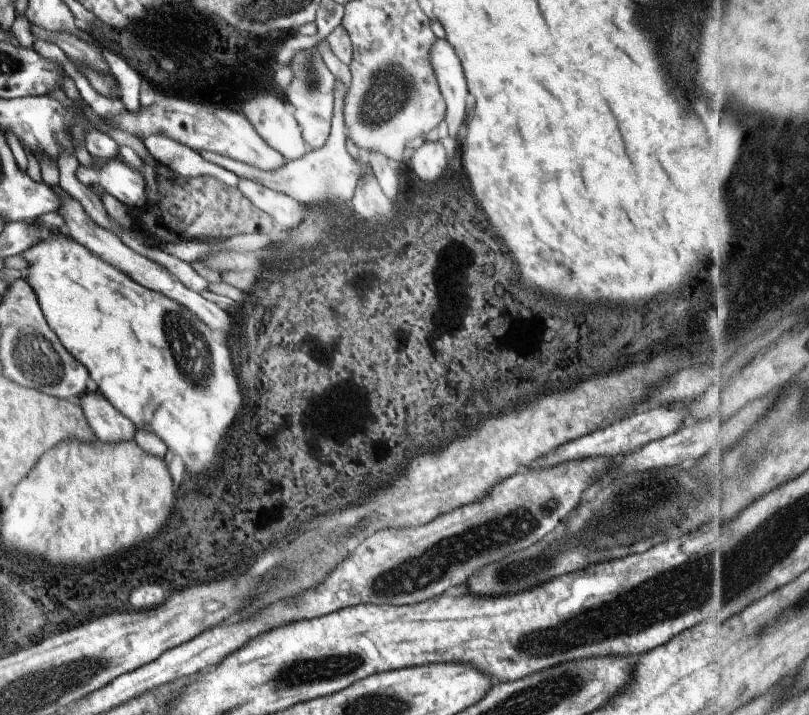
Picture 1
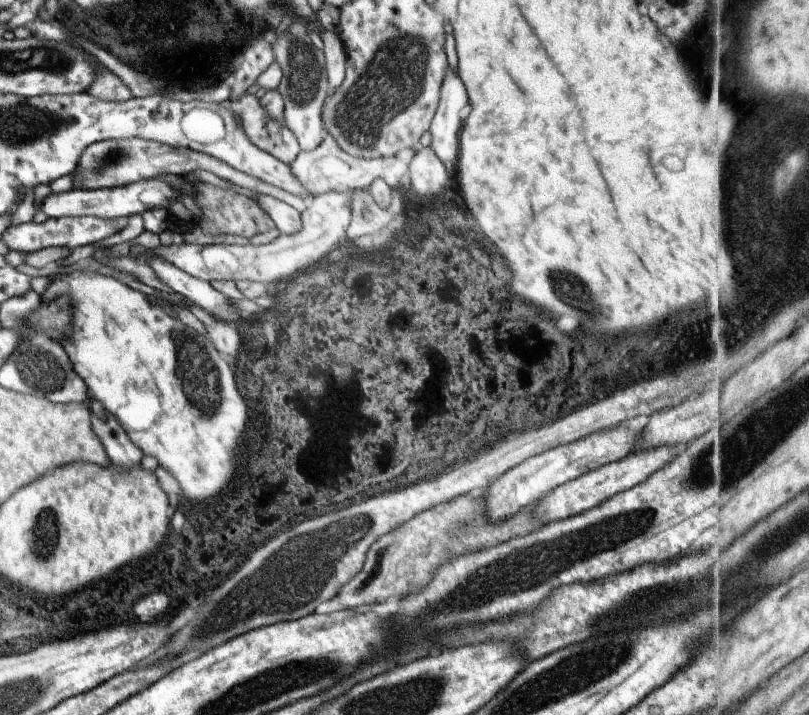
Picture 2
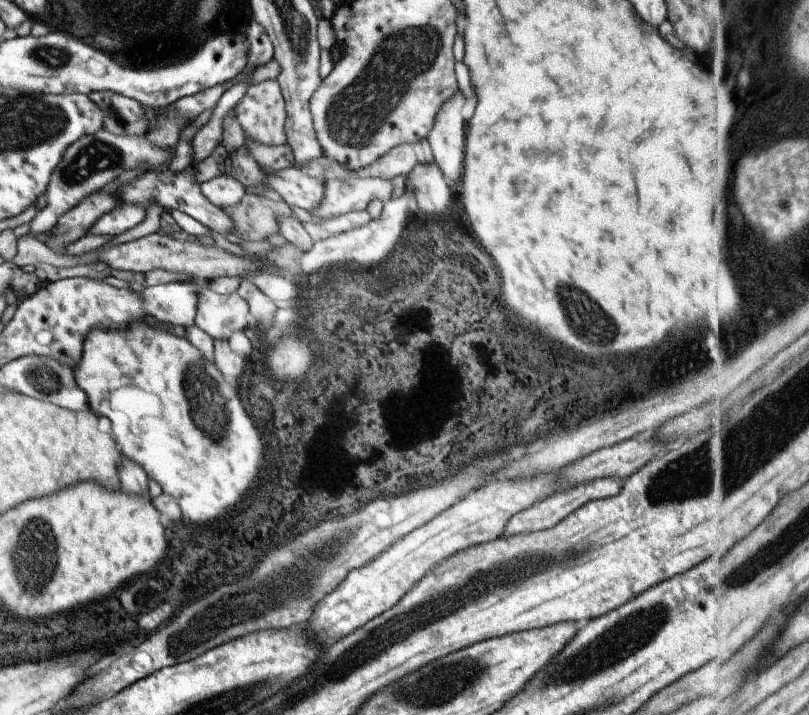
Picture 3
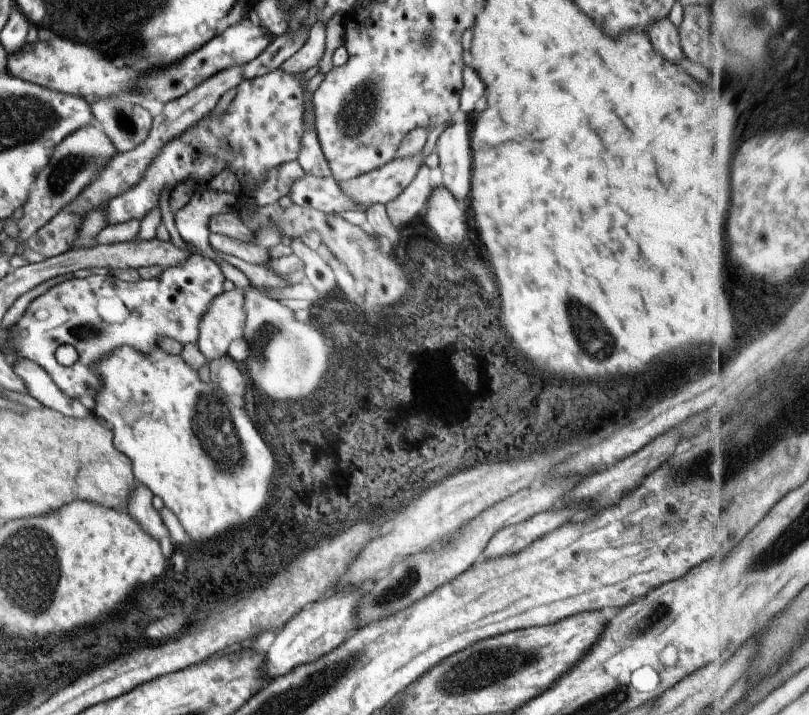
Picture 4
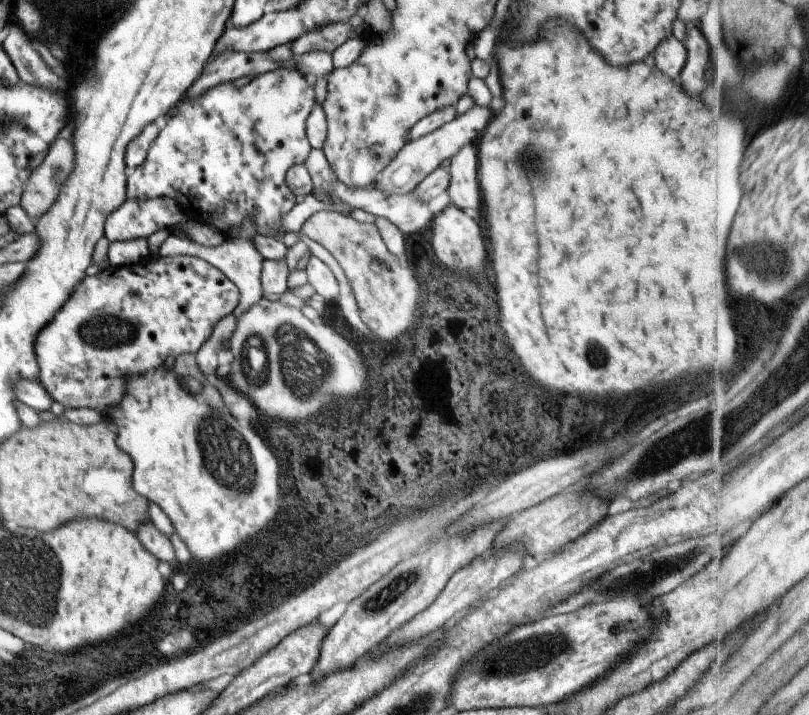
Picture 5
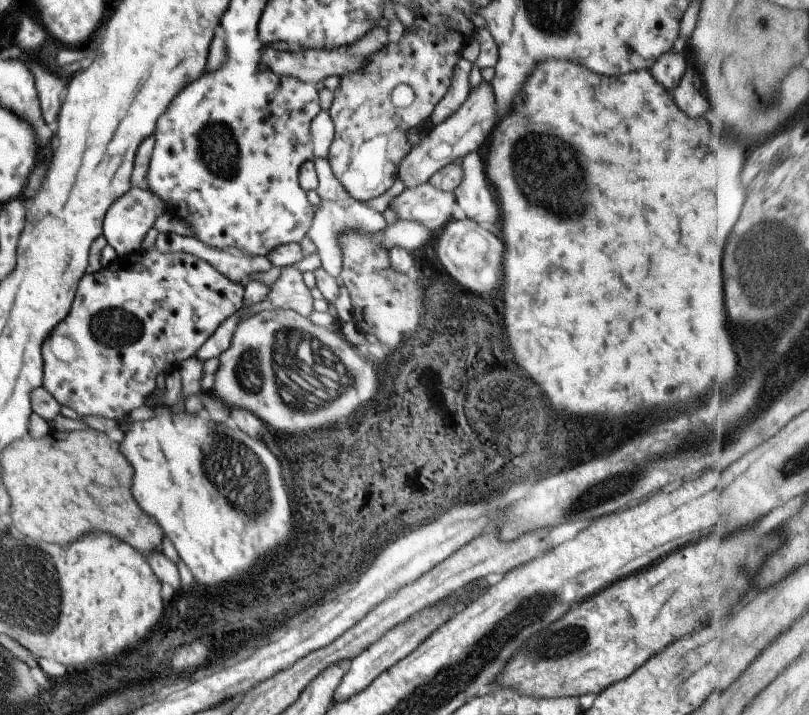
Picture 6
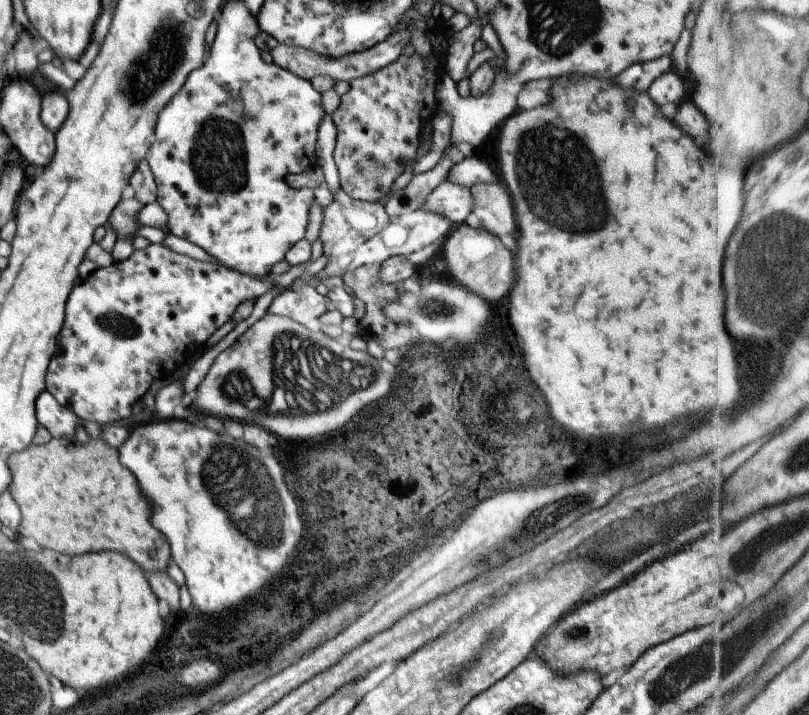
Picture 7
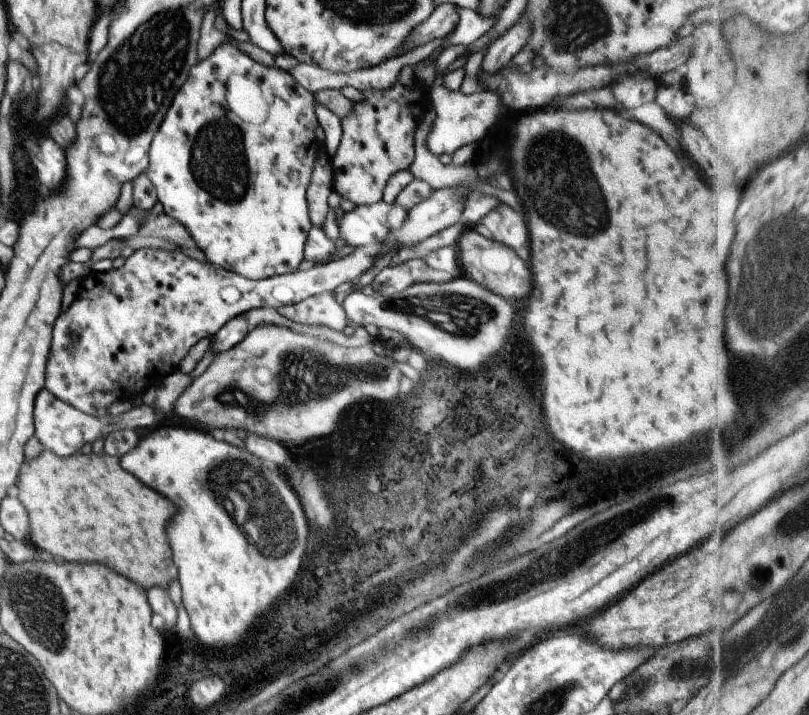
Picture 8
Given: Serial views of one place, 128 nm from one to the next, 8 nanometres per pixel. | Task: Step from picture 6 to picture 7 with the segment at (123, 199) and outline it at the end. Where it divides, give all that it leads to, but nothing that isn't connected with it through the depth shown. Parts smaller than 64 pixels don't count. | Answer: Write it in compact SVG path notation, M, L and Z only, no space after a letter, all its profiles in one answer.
M135 197L122 200L110 214L109 224L116 236L115 246L112 250L114 261L126 260L134 254L132 242L134 232L142 226L136 220L136 214L144 208L142 202L138 202Z

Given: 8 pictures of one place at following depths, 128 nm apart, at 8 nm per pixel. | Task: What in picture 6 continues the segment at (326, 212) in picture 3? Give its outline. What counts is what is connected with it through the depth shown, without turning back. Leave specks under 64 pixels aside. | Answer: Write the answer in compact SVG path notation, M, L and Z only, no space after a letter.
M482 79L476 88L472 88L464 104L450 118L429 128L428 134L424 134L420 142L410 148L408 156L398 166L397 177L405 188L416 188L416 186L428 183L430 177L447 164L453 163L457 158L463 158L470 152L480 151L497 121L493 88L491 83Z

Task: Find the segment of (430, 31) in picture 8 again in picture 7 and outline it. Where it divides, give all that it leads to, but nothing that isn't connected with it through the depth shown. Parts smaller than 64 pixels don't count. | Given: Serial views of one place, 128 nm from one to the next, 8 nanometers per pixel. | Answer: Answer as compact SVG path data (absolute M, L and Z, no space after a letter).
M404 29L396 34L391 34L386 37L386 40L382 40L382 42L378 44L374 44L372 48L362 50L362 52L352 52L352 54L346 54L346 56L340 56L340 58L328 58L328 56L322 56L322 54L318 54L318 52L312 52L302 47L287 44L276 46L269 53L276 66L288 72L292 72L292 74L300 78L311 81L314 76L330 76L332 80L350 82L351 80L372 74L384 68L387 64L394 62L394 60L402 54L402 50L404 50L404 46L406 46L408 42L410 42L410 32Z

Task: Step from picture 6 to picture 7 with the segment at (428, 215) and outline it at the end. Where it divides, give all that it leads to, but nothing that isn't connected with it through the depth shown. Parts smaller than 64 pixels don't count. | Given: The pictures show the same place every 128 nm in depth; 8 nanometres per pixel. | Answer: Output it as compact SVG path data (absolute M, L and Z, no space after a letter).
M444 181L428 194L420 209L442 214L456 226L466 222L466 218L472 212L472 206L474 196L469 188Z

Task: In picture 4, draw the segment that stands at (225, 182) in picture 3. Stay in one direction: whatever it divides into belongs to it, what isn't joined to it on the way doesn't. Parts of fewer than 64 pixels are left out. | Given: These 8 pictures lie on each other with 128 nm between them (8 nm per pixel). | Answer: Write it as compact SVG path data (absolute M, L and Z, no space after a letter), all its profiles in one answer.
M200 190L194 193L188 204L175 213L175 224L178 229L178 234L181 236L181 240L188 242L190 246L194 246L203 257L212 259L218 266L220 266L224 278L235 284L233 290L224 291L221 295L216 296L216 298L210 302L210 306L208 307L208 310L206 310L206 314L202 316L202 320L199 320L198 348L207 360L212 361L227 354L228 346L230 346L234 340L238 340L238 338L243 336L246 322L244 299L245 292L250 283L241 270L222 260L220 256L218 256L218 252L212 250L212 246L210 246L209 242L208 220L211 220L211 218L218 213L236 213L238 212L239 207L238 196L232 194L232 192Z

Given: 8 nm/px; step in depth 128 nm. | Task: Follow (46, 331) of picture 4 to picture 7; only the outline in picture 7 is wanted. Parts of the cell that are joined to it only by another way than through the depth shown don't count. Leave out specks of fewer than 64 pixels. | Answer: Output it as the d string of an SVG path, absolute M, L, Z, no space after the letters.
M150 243L148 248L135 250L134 254L126 258L126 260L114 261L113 264L108 267L100 267L94 270L84 282L80 282L80 284L72 290L70 300L68 300L68 304L66 304L66 320L64 320L64 326L62 326L58 338L56 338L58 352L54 352L47 368L45 389L64 406L64 408L71 409L71 411L83 421L92 420L92 422L98 422L104 425L128 419L130 416L133 416L132 406L148 392L148 389L152 386L152 382L156 382L156 380L160 380L160 382L172 382L172 376L174 376L178 369L191 362L194 356L206 346L208 338L210 338L224 322L228 322L229 319L233 318L239 304L246 302L246 300L255 302L260 296L264 296L266 292L270 292L272 286L276 286L277 280L278 277L273 274L270 274L268 278L264 278L264 280L258 280L258 278L253 276L224 268L224 266L218 266L218 264L212 264L212 262L200 261L187 255L176 253L161 244Z

